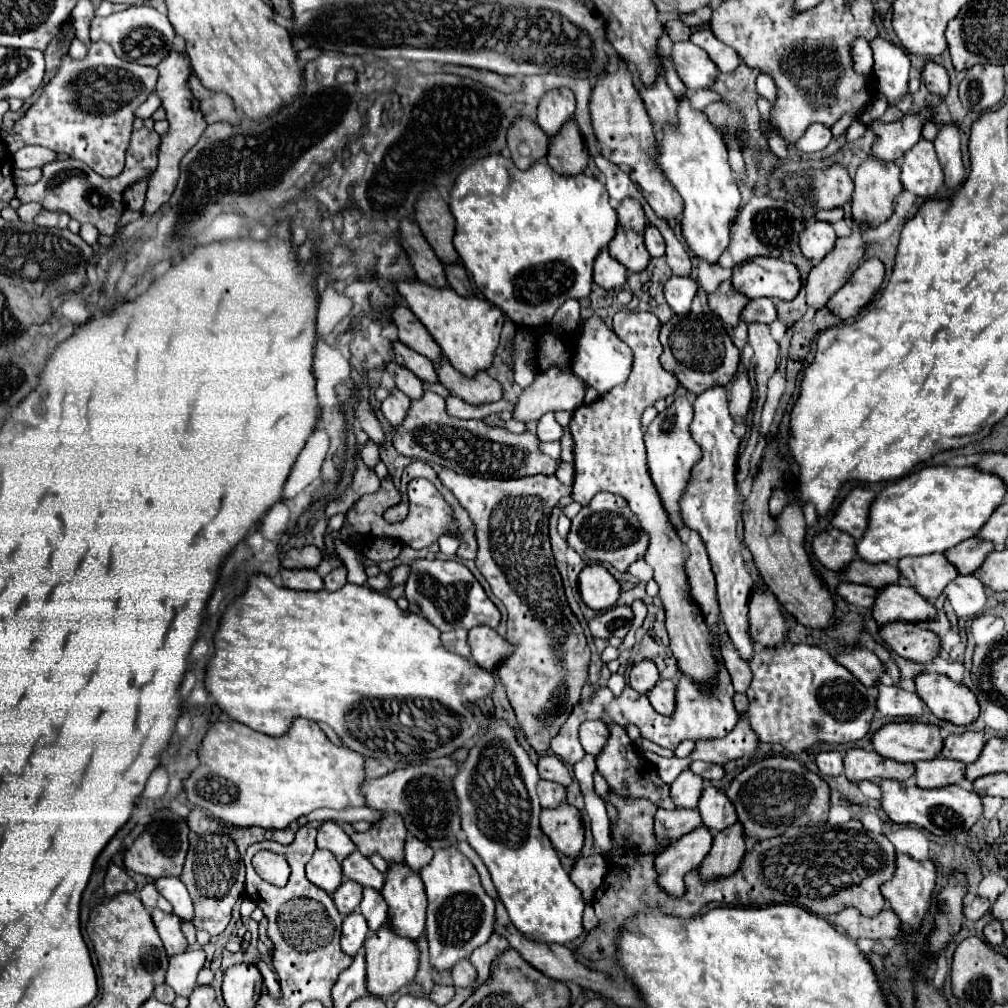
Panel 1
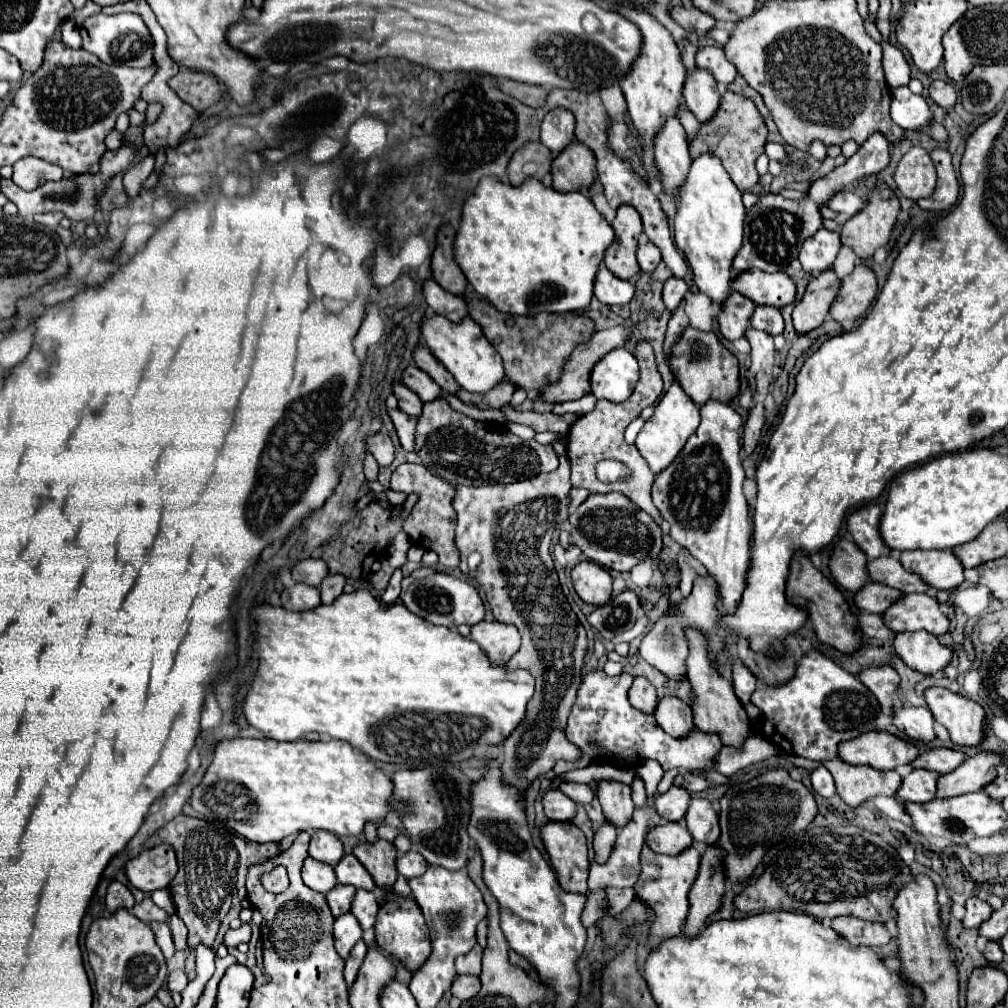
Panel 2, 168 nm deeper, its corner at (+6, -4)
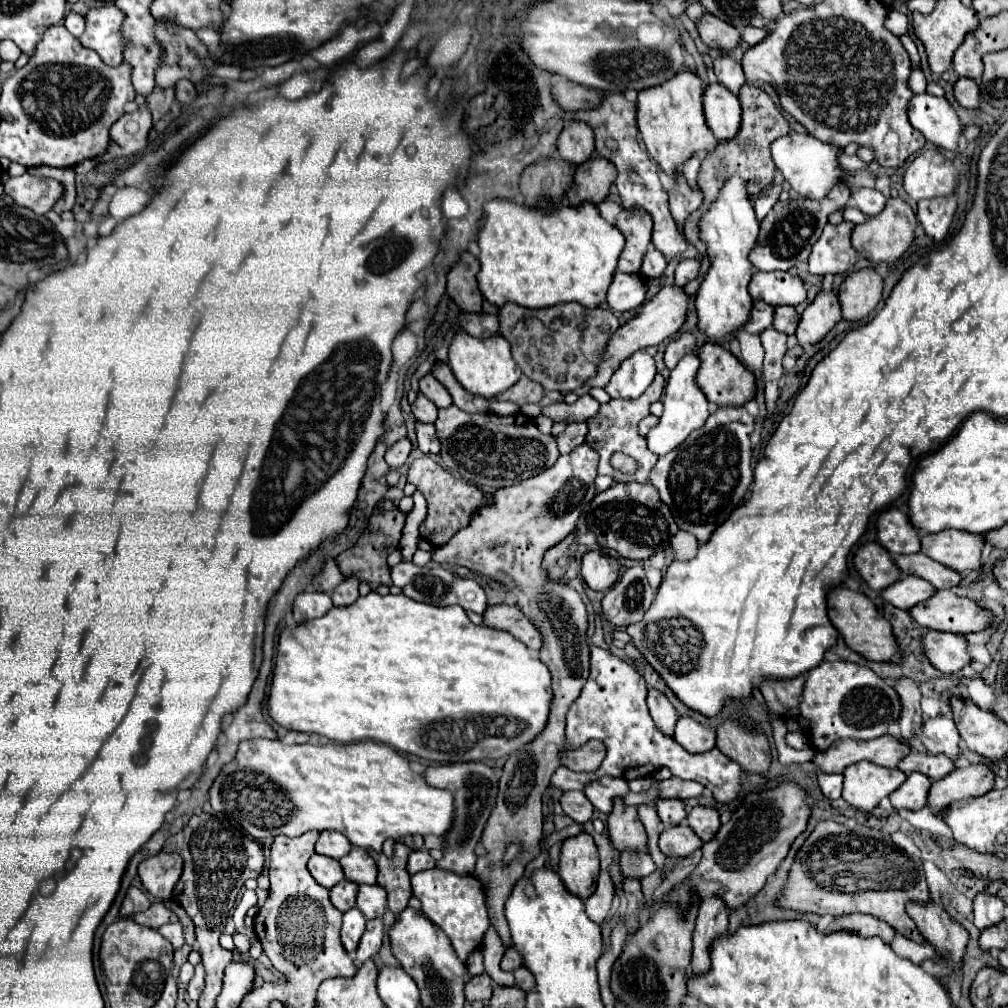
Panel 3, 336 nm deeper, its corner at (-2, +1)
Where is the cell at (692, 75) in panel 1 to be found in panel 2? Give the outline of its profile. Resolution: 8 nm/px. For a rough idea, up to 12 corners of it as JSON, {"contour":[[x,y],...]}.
{"contour":[[713,75],[687,77],[685,105],[699,123],[711,121],[721,103]]}

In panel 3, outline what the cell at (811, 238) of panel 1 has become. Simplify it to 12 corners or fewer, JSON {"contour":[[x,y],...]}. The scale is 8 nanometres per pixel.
{"contour":[[851,222],[827,224],[809,254],[815,276],[843,274],[857,262]]}

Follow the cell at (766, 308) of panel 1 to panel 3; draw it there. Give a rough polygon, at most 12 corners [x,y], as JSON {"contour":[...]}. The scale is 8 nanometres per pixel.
{"contour":[[777,306],[773,328],[795,334],[799,324],[793,306]]}

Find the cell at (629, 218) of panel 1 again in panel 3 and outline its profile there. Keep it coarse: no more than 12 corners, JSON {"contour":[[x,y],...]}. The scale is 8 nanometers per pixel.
{"contour":[[623,210],[615,226],[625,236],[617,270],[635,274],[651,242],[653,220]]}

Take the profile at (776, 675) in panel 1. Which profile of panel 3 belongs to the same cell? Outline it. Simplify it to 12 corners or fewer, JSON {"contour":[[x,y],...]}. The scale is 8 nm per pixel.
{"contour":[[867,666],[807,672],[809,742],[873,740],[899,718],[897,692]]}

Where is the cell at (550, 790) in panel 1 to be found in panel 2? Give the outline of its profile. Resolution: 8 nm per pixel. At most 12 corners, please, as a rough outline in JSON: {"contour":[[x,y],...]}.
{"contour":[[559,789],[543,797],[545,815],[557,823],[575,817],[575,803]]}

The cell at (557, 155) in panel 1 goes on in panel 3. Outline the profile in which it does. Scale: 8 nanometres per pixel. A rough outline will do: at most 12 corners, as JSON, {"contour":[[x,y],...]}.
{"contour":[[605,156],[583,162],[571,188],[569,204],[599,204],[609,194],[617,170]]}

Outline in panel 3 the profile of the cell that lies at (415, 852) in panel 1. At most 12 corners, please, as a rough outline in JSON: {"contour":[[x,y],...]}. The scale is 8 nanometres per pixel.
{"contour":[[413,850],[407,860],[409,874],[435,868],[427,850]]}

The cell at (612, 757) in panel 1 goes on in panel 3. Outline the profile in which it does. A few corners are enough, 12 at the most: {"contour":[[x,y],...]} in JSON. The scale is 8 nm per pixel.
{"contour":[[613,800],[607,832],[617,850],[647,852],[637,808]]}

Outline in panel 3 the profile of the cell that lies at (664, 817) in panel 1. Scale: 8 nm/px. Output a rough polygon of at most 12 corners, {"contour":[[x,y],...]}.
{"contour":[[687,824],[669,826],[659,836],[665,856],[685,858],[703,840]]}

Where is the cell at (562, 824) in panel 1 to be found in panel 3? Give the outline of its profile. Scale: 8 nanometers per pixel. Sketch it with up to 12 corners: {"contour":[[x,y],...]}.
{"contour":[[587,832],[563,840],[557,874],[571,894],[593,894],[599,854]]}

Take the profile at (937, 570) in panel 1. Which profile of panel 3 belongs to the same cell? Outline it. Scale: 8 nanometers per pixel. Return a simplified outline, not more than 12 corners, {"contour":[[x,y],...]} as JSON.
{"contour":[[939,532],[921,552],[965,574],[981,566],[983,536]]}

